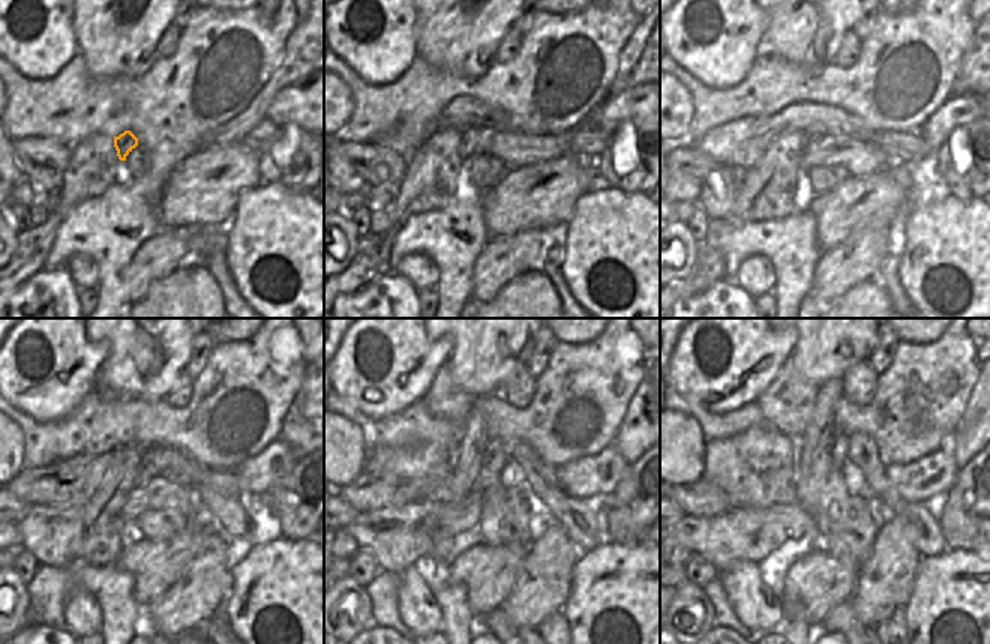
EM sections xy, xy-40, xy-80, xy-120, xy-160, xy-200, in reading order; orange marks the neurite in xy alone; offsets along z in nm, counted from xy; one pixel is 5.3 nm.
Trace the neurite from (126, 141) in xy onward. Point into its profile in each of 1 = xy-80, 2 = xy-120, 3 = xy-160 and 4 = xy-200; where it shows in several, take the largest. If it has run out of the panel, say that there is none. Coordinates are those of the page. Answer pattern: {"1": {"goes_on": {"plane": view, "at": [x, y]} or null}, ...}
{"1": {"goes_on": {"plane": "xy-80", "at": [815, 131]}}, "2": {"goes_on": {"plane": "xy-120", "at": [147, 470]}}, "3": {"goes_on": {"plane": "xy-160", "at": [495, 457]}}, "4": {"goes_on": {"plane": "xy-200", "at": [837, 445]}}}

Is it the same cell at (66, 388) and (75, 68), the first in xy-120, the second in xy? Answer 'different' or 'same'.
different

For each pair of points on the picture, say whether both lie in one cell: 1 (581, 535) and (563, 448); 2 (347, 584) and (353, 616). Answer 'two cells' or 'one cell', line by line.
1: two cells
2: one cell

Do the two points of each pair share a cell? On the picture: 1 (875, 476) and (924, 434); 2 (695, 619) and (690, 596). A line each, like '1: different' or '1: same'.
1: different
2: same

